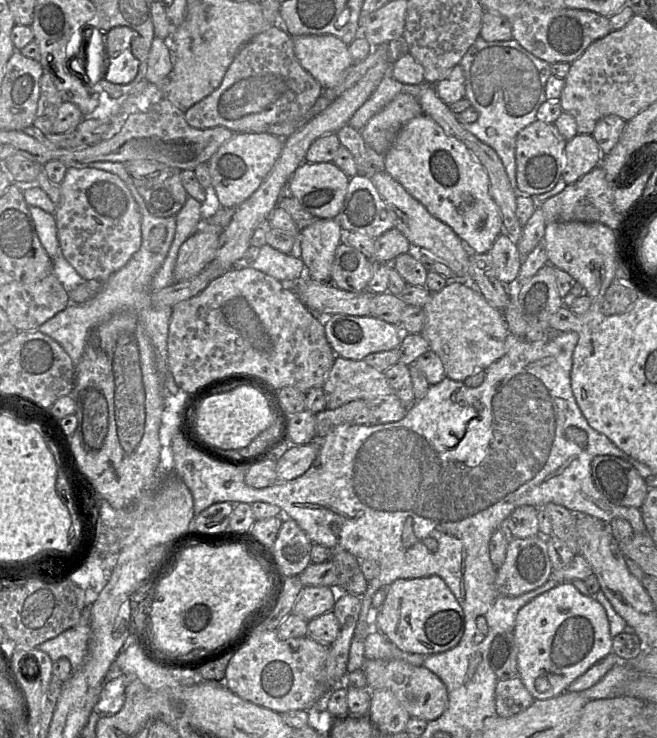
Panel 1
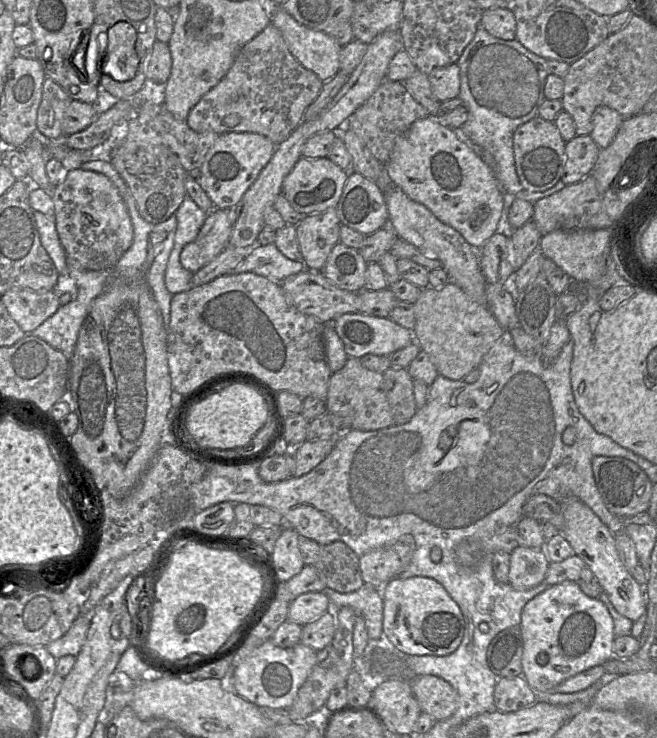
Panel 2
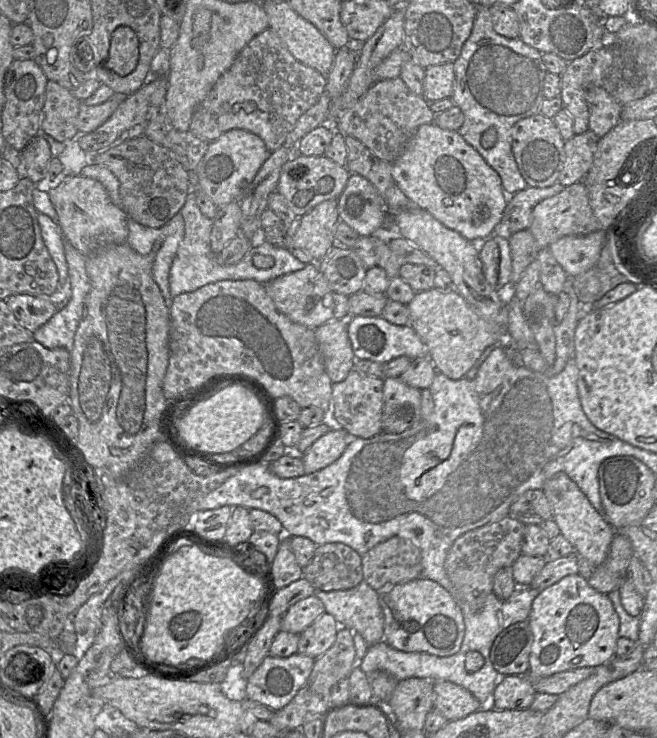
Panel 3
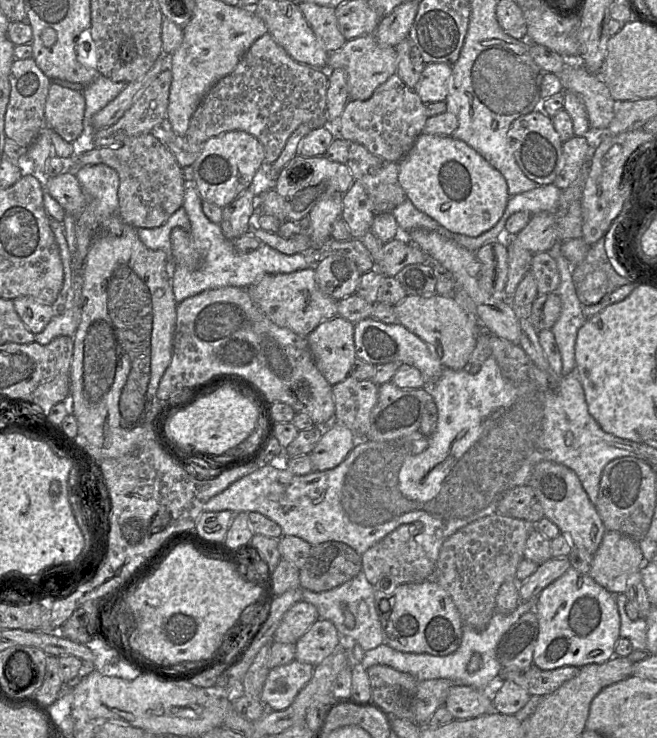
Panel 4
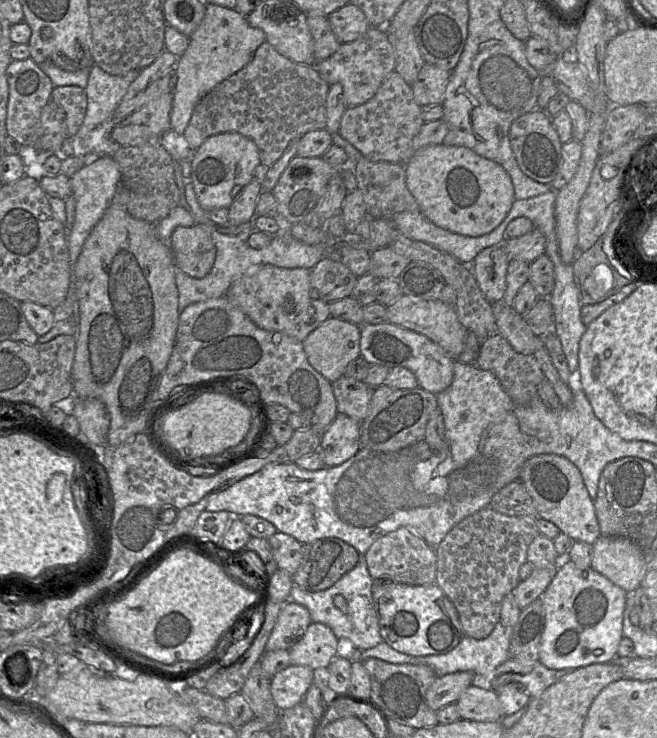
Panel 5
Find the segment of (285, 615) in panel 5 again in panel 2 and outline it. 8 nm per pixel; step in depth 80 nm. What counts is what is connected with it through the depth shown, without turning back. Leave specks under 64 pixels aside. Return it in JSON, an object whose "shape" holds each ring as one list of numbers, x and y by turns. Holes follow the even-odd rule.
{"shape":[[309,591,290,602,287,619,304,625,330,609,331,603,322,591]]}

